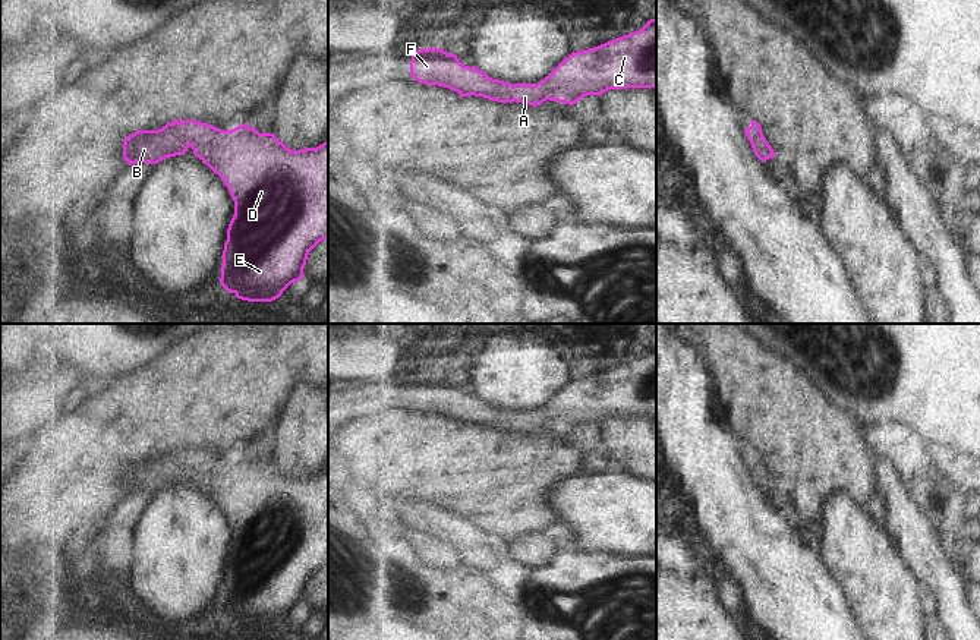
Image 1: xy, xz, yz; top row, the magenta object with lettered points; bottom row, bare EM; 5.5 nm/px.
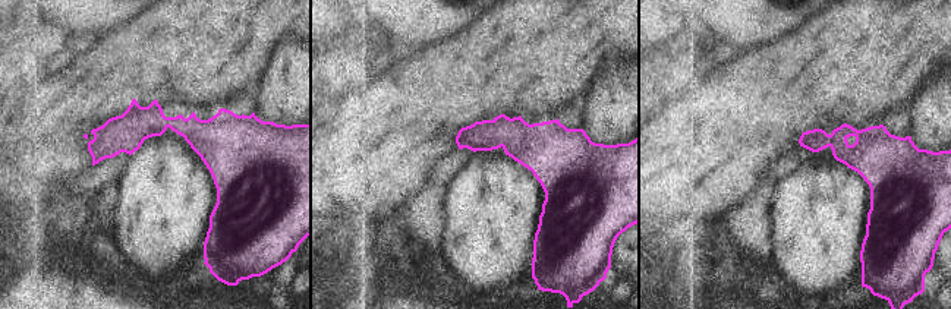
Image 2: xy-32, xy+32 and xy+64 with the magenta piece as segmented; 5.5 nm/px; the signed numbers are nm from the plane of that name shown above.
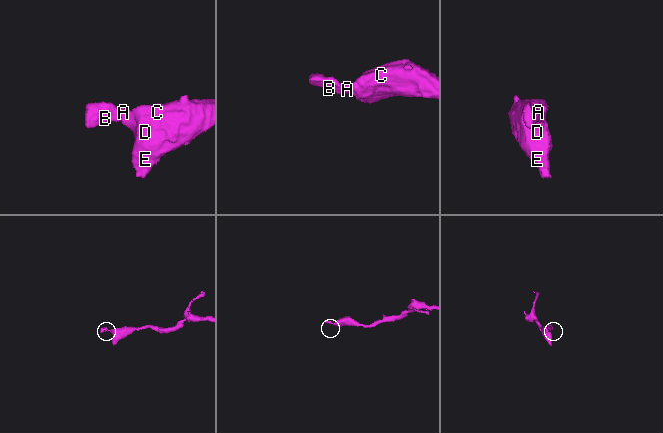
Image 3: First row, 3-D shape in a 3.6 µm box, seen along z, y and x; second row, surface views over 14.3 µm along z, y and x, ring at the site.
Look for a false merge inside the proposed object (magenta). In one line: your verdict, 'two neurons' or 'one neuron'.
one neuron

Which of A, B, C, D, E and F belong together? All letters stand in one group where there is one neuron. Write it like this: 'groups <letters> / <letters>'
groups A B C D E F

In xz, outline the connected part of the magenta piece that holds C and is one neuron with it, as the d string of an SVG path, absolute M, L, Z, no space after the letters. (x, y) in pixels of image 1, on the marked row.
M656 19L628 35L573 51L536 85L492 79L441 48L417 50L410 60L410 75L419 83L450 88L460 98L475 95L533 107L546 100L573 105L586 95L602 95L608 89L656 88Z

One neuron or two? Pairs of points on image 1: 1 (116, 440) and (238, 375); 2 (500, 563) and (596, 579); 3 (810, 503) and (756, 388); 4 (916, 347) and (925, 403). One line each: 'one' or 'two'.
1: one
2: one
3: one
4: one

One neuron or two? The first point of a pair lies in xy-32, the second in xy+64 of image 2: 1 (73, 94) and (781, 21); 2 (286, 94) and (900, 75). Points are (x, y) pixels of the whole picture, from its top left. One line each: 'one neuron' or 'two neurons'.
1: two neurons
2: two neurons

